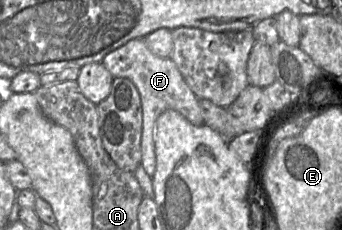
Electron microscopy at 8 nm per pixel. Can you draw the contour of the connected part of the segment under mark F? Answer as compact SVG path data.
M135 38L108 53L101 63L114 78L130 79L139 91L142 104L141 165L152 177L156 170L155 125L158 117L172 109L182 114L195 126L204 125L199 99L190 89L181 72L171 58L161 58L153 54L143 38Z

